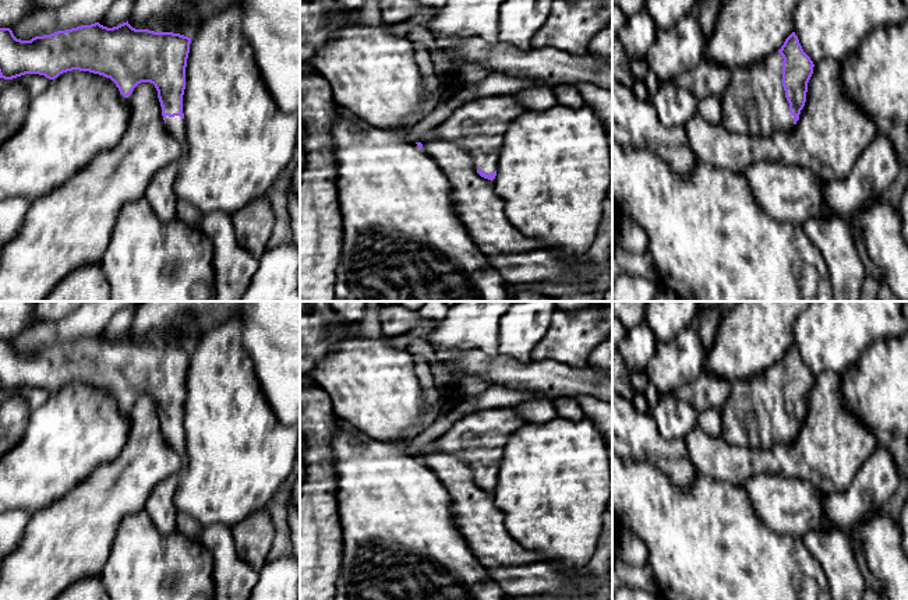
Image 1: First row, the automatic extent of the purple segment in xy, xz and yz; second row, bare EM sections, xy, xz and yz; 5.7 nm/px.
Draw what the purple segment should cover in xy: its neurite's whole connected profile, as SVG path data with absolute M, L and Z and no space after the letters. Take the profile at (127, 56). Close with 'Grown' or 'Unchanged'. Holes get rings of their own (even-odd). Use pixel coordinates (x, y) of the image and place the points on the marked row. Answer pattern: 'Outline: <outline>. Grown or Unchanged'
Outline: M128 21L113 28L99 22L81 25L35 36L31 40L17 39L10 28L0 28L0 78L13 80L25 74L39 74L54 80L73 70L89 71L110 78L124 98L128 98L138 84L151 82L158 91L169 133L186 147L183 95L190 43L188 36L135 29Z. Grown

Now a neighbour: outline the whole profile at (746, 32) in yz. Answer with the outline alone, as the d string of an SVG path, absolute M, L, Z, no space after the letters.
M727 0L706 42L706 56L731 71L763 61L777 53L794 32L799 1Z

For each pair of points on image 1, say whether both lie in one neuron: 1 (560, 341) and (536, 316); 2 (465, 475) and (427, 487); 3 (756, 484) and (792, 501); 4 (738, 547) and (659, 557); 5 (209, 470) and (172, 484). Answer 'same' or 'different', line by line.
1: different
2: different
3: same
4: same
5: different

